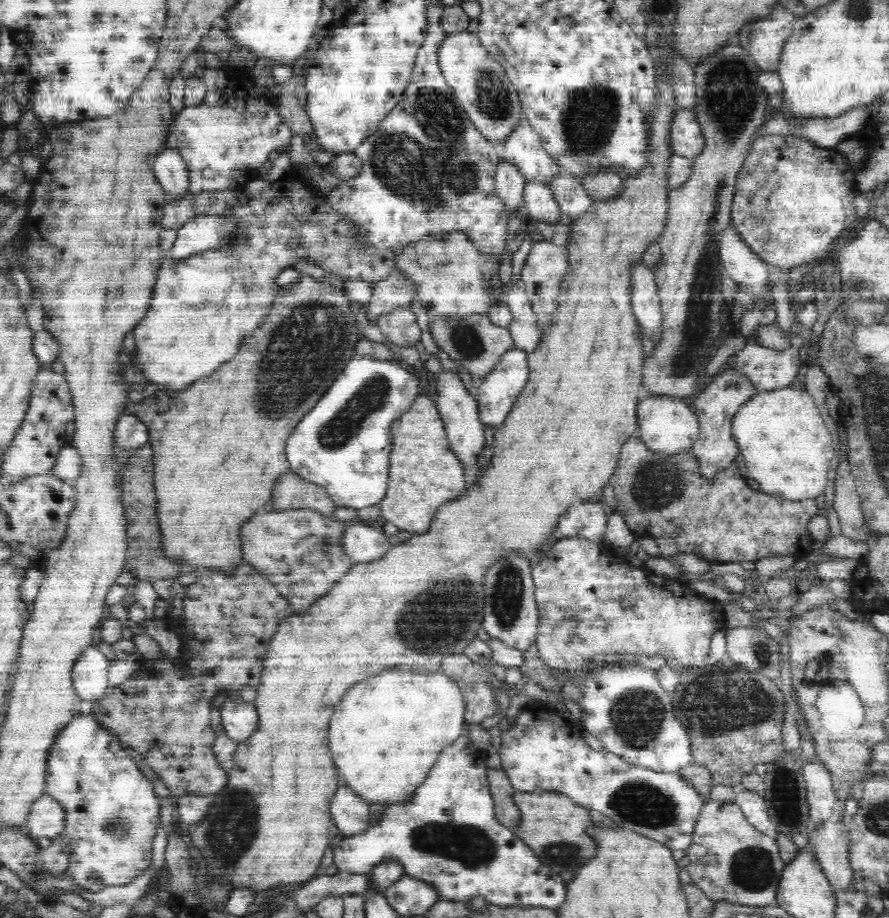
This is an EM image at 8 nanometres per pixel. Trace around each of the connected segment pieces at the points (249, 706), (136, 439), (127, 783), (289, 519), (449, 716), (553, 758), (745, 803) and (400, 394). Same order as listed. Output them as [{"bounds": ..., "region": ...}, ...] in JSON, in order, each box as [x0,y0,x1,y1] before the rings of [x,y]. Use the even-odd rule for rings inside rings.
[{"bounds":[221,696,258,745],"region":[[[230,696],[221,710],[221,723],[225,734],[240,745],[250,738],[258,726],[258,715],[255,703],[239,702],[236,696]]]},{"bounds":[113,414,148,454],"region":[[[124,414],[116,422],[113,430],[113,442],[119,450],[129,454],[131,450],[148,443],[148,427],[133,414]]]},{"bounds":[46,714,161,892],"region":[[[92,714],[75,715],[58,732],[46,760],[46,794],[57,799],[66,812],[66,830],[60,836],[69,844],[67,871],[74,885],[88,892],[134,882],[152,864],[152,844],[160,821],[161,798],[150,780],[124,751],[117,737],[100,726]]]},{"bounds":[241,507,354,613],"region":[[[305,507],[259,511],[241,528],[243,560],[276,587],[294,612],[304,613],[354,565],[344,551],[344,534],[348,525]]]},{"bounds":[330,670,465,806],"region":[[[382,670],[374,678],[366,678],[354,686],[330,722],[330,750],[342,780],[367,802],[381,806],[394,806],[410,802],[409,798],[424,782],[439,754],[462,734],[465,724],[465,702],[458,683],[446,673],[408,672],[408,670]]]},{"bounds":[498,711,706,850],"region":[[[516,711],[515,721],[501,732],[498,747],[501,769],[505,771],[513,789],[518,792],[534,790],[554,790],[571,798],[579,806],[598,810],[612,818],[618,826],[652,838],[672,850],[687,850],[693,844],[694,825],[700,816],[706,799],[679,772],[654,772],[644,766],[626,762],[621,756],[606,751],[592,749],[581,733],[574,732],[572,725],[558,714],[542,716],[535,711]]]},{"bounds":[733,790,779,840],"region":[[[751,790],[737,791],[733,802],[741,808],[742,813],[746,816],[746,821],[750,825],[758,828],[758,831],[770,836],[774,840],[777,838],[779,833],[777,832],[776,825],[771,822],[766,812],[762,796],[758,796],[756,792],[752,792]]]},{"bounds":[286,356,421,509],"region":[[[354,356],[345,369],[336,377],[328,392],[318,404],[298,422],[294,434],[286,444],[286,456],[290,471],[300,474],[308,482],[323,486],[336,507],[348,506],[355,509],[378,505],[384,498],[390,470],[392,448],[391,426],[419,398],[421,381],[395,360],[376,360],[371,357]]]}]

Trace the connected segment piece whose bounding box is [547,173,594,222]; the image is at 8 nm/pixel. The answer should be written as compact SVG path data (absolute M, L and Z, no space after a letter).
M562 173L547 185L552 189L563 221L574 222L574 218L586 214L586 210L590 210L590 202L594 202L582 183L569 174Z

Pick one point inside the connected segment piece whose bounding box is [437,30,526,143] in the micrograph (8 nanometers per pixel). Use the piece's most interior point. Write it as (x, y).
(479, 81)

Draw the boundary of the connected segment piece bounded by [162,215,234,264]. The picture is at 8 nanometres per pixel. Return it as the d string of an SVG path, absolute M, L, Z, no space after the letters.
M200 215L186 222L177 230L174 246L163 255L167 255L169 264L178 259L186 259L204 250L218 250L226 247L226 242L234 238L234 221L226 215Z

